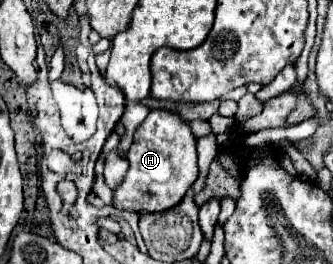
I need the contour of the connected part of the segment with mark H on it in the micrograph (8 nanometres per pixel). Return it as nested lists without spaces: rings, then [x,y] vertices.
[[[152,110],[146,120],[136,128],[134,142],[126,154],[130,164],[122,184],[114,188],[112,206],[138,214],[168,210],[184,198],[188,188],[198,178],[198,158],[194,134],[188,122],[168,110]]]

